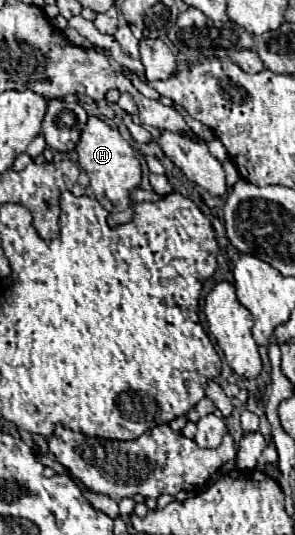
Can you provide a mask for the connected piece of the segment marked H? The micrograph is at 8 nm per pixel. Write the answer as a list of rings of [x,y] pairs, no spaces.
[[[90,116],[86,122],[86,128],[82,130],[82,136],[76,144],[78,152],[78,162],[84,168],[84,172],[90,176],[90,188],[96,196],[96,200],[110,212],[110,226],[122,224],[134,218],[134,210],[130,208],[130,190],[140,184],[142,170],[140,162],[136,160],[134,148],[122,138],[118,128],[110,128],[104,120]]]

